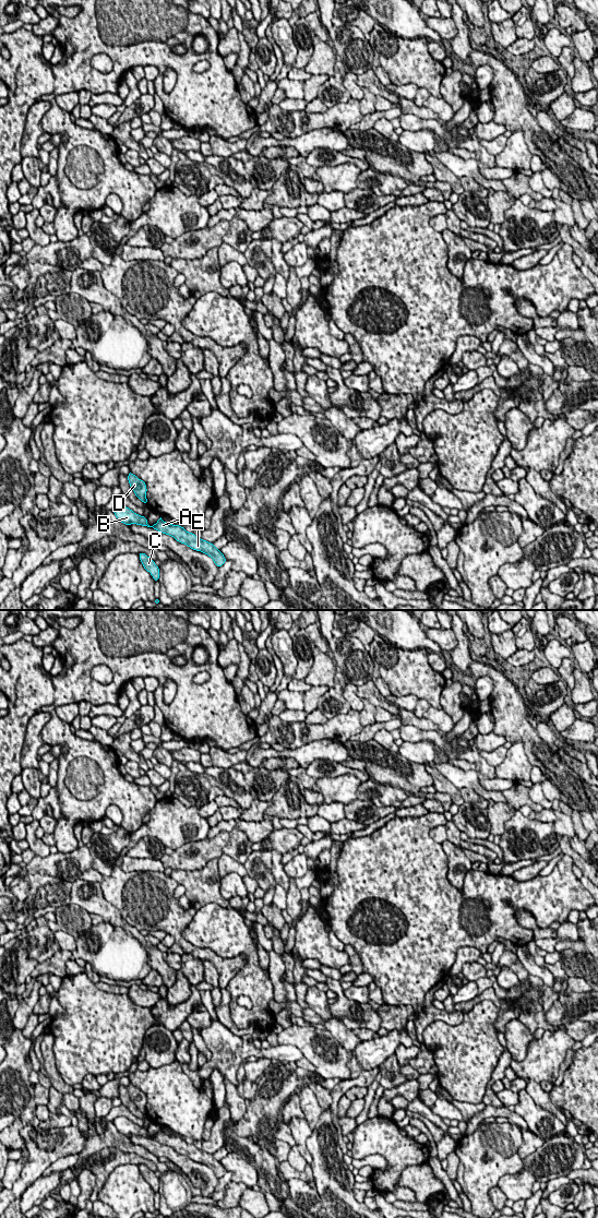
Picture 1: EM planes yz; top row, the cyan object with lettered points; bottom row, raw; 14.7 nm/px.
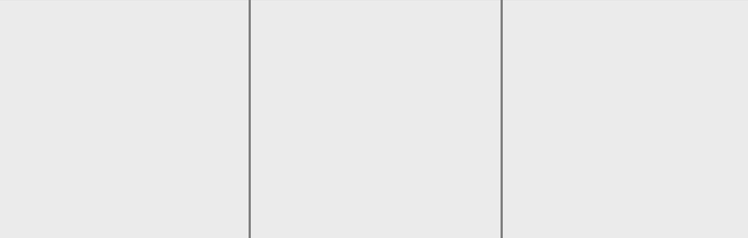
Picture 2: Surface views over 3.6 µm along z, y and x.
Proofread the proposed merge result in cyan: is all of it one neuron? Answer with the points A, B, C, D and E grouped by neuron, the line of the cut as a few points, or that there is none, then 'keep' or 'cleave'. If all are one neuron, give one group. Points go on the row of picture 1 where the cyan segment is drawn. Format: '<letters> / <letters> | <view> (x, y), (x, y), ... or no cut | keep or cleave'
A B C D E | no cut | keep

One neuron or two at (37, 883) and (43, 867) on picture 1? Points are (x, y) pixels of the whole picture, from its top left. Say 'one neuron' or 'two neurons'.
two neurons

